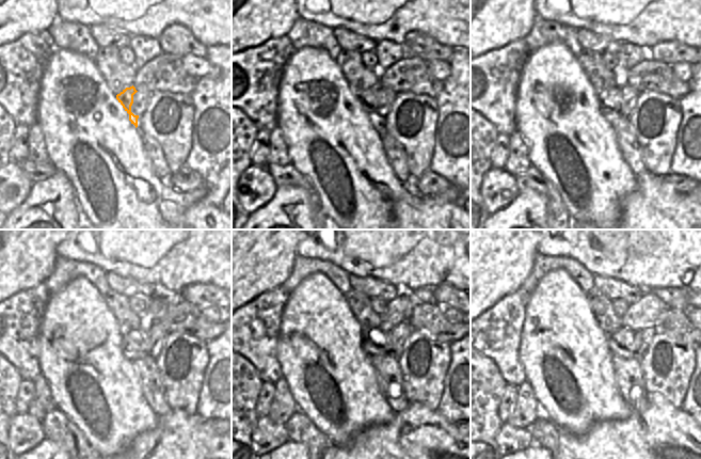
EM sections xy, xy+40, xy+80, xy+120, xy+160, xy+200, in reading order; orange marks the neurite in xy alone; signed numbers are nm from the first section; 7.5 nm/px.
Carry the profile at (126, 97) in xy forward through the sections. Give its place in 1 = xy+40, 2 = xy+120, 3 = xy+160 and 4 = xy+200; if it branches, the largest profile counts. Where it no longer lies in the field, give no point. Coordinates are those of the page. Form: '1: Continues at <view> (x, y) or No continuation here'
1: Continues at xy+40 (367, 99)
2: Continues at xy+120 (134, 345)
3: Continues at xy+160 (375, 343)
4: Continues at xy+200 (621, 343)

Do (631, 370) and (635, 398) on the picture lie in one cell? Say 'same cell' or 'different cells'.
same cell

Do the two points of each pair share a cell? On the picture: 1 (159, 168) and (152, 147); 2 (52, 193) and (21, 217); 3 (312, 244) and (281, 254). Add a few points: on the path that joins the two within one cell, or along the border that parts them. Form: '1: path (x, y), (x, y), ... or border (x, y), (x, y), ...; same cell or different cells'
1: path (158, 162), (155, 153); same cell
2: path (44, 201), (34, 203), (29, 208); same cell
3: border (303, 240), (298, 244), (296, 254); different cells

